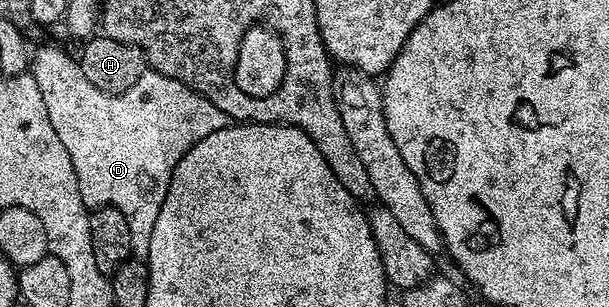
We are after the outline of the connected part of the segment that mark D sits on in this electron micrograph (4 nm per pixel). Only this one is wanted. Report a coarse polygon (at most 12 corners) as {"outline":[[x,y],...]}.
{"outline":[[51,44],[29,71],[88,209],[146,258],[177,162],[229,117],[150,70],[97,90]]}

